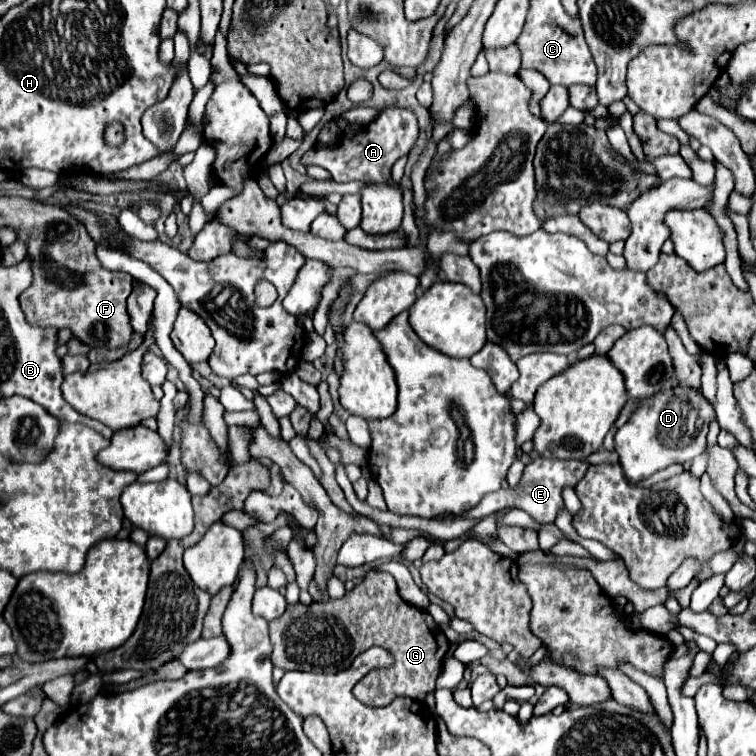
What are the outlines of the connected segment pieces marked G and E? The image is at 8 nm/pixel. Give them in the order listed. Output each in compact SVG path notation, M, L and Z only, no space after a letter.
M369 571L343 599L287 605L285 613L271 621L271 643L271 659L277 667L311 673L333 673L343 669L351 659L375 645L387 649L395 659L391 667L391 687L379 687L373 705L389 705L397 697L423 701L427 693L435 689L443 657L449 651L449 641L443 631L431 629L427 613L405 603L393 575L383 571Z
M537 457L537 459L531 461L531 465L525 467L523 479L517 487L509 487L509 489L495 491L493 495L485 495L485 499L481 499L481 503L477 507L473 507L471 511L465 511L465 513L453 515L453 517L443 517L443 519L481 519L481 517L487 517L495 511L501 511L505 507L517 507L517 509L523 509L525 513L529 513L537 523L553 523L555 517L557 517L557 511L563 505L561 489L565 485L575 487L579 483L581 475L585 475L587 467L589 467L587 463L575 461L575 459L543 459L543 457Z

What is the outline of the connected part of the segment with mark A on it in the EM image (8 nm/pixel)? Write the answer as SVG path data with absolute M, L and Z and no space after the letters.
M391 107L385 109L373 123L365 125L363 129L357 129L355 135L339 135L333 143L321 145L315 143L303 157L301 163L307 165L319 165L327 169L337 183L347 183L347 181L367 181L367 183L387 183L391 179L391 167L393 163L407 155L411 147L417 141L417 119L413 111L409 109L399 109Z

